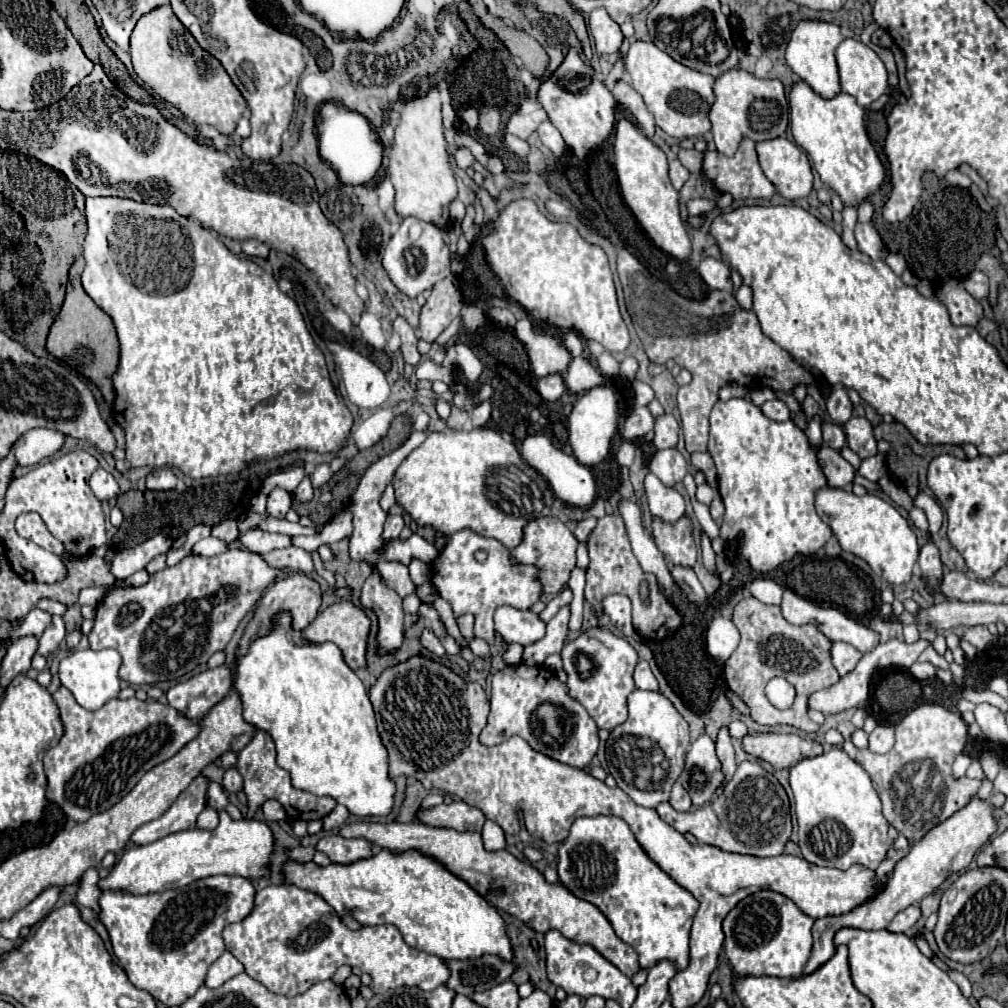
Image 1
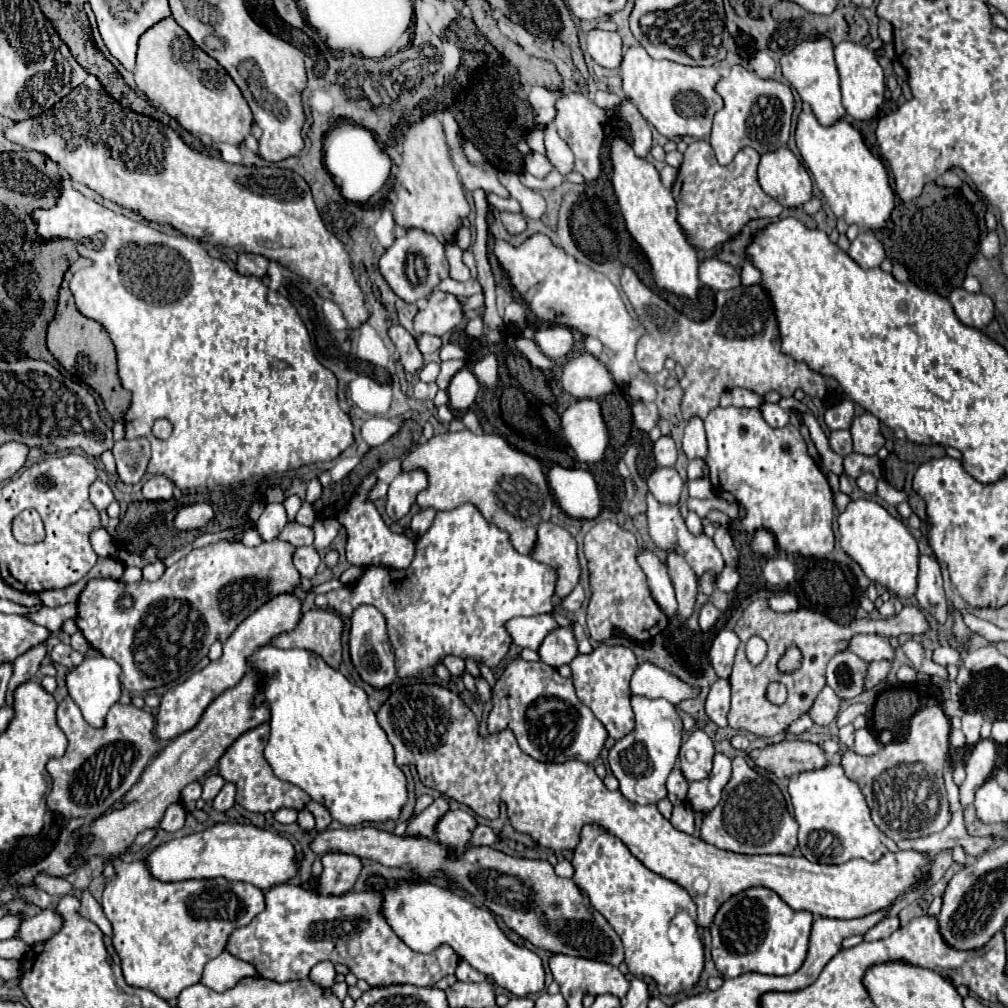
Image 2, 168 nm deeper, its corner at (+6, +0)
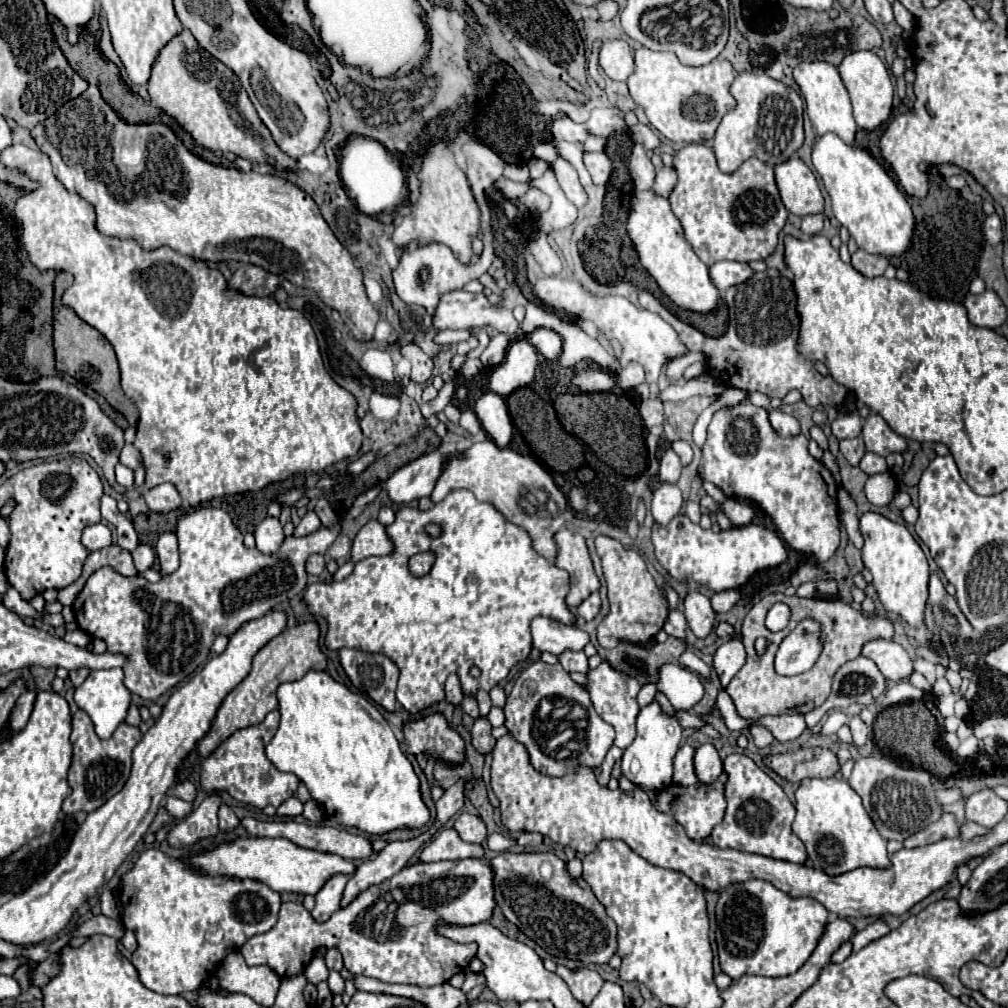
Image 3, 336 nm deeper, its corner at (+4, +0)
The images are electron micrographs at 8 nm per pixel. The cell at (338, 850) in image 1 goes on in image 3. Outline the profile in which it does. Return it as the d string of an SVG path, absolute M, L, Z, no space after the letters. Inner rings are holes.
M334 875L326 885L316 893L316 907L312 909L312 917L316 921L326 921L334 911L340 909L340 899L342 899L342 889L346 887L346 881L352 875Z

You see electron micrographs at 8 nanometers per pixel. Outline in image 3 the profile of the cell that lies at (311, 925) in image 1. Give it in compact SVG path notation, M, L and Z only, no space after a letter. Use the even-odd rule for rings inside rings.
M486 861L416 863L406 865L394 877L382 881L382 885L372 885L324 923L314 921L302 903L284 901L278 923L270 931L250 937L240 947L240 953L248 965L268 965L280 979L288 979L302 973L318 949L338 949L344 957L344 967L352 975L374 977L386 983L432 987L466 971L476 955L474 943L462 945L440 937L436 925L474 925L488 921L494 905L492 869Z

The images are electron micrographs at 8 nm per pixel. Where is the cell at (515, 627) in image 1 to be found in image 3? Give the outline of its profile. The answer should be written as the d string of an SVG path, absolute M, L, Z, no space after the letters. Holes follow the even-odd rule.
M536 617L530 623L532 643L540 651L560 655L566 649L580 651L588 643L588 633L572 625L558 625L558 621L548 617Z

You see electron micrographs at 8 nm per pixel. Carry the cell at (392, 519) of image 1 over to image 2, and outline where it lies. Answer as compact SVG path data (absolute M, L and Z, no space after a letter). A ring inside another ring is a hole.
M422 469L402 471L388 489L386 499L386 513L396 521L398 517L404 517L410 507L416 501L416 495L428 487L428 475Z

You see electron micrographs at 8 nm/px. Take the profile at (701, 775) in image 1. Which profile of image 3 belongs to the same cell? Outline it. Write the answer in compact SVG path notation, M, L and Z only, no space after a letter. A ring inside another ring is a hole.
M702 743L694 753L694 769L696 777L702 783L712 783L722 773L722 759L712 743Z

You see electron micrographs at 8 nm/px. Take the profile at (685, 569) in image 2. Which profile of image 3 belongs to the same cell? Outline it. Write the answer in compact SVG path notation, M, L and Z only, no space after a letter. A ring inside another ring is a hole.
M696 589L688 591L682 613L688 621L688 627L694 631L696 637L706 637L716 625L716 613L710 607L710 599Z

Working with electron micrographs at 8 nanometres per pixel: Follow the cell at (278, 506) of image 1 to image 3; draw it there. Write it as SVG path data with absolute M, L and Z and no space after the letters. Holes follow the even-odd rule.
M266 517L262 523L256 525L254 537L256 537L256 547L262 553L276 553L284 541L284 531L282 531L280 519Z

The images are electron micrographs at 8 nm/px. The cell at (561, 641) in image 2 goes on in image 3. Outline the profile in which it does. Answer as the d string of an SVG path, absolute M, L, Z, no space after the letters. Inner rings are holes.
M566 651L558 655L560 665L570 673L570 671L580 671L586 673L588 671L588 657L582 651Z

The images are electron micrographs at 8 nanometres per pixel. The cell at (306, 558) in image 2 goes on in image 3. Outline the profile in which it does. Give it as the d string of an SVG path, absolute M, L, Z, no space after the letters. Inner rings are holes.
M310 555L306 561L306 573L308 575L320 575L324 571L324 555Z

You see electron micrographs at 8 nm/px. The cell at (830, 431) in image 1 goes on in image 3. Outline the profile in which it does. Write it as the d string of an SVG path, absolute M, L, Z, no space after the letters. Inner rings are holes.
M854 437L854 439L846 439L846 441L840 441L840 453L848 459L850 465L858 465L858 461L862 459L862 455L866 453L866 447L864 447L864 441L860 437Z

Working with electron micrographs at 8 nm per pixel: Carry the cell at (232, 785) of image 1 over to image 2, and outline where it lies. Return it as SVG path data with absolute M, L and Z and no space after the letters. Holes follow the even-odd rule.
M226 783L222 787L222 791L216 795L216 799L212 801L212 807L216 811L228 811L232 805L234 805L234 795L236 795L236 789L232 783Z

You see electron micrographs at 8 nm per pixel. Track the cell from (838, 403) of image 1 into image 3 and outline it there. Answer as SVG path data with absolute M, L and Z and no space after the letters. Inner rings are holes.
M856 413L850 415L840 415L838 419L832 421L832 433L838 439L848 439L848 437L858 437L860 435L860 417Z

